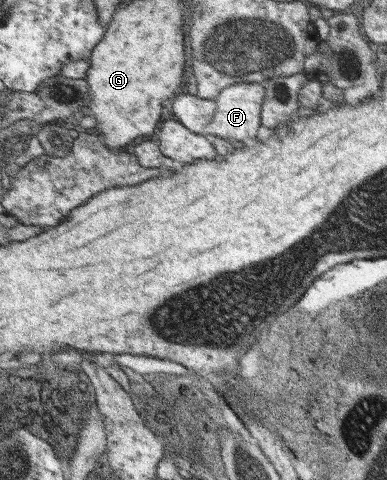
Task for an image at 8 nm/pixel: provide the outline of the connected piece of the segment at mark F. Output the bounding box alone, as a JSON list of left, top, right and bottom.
[202,82,264,142]

